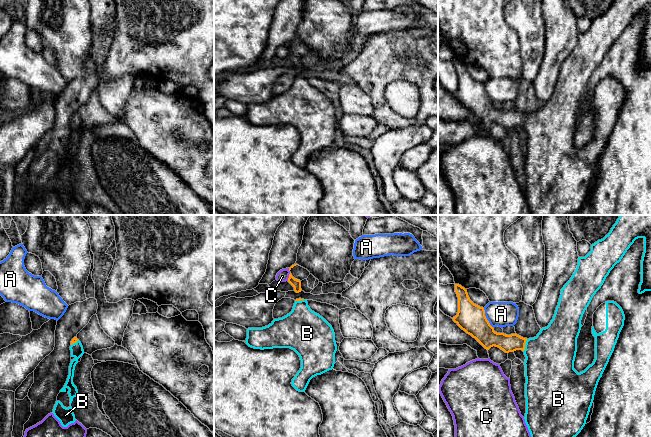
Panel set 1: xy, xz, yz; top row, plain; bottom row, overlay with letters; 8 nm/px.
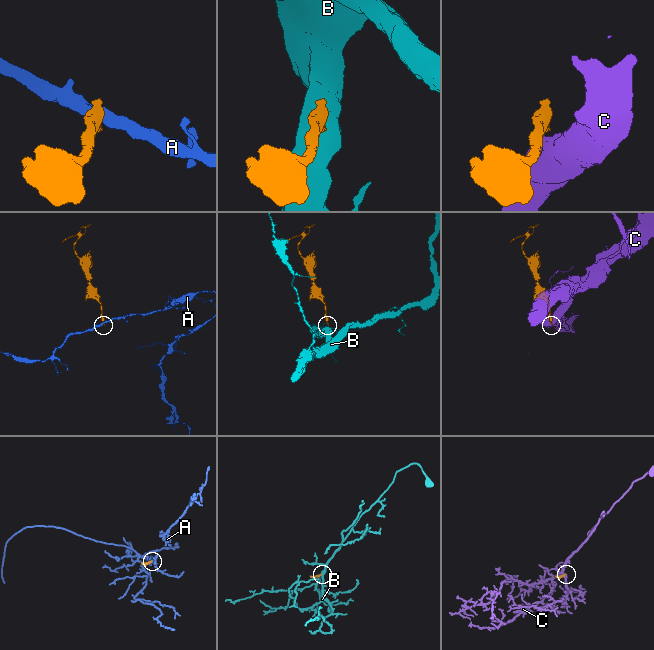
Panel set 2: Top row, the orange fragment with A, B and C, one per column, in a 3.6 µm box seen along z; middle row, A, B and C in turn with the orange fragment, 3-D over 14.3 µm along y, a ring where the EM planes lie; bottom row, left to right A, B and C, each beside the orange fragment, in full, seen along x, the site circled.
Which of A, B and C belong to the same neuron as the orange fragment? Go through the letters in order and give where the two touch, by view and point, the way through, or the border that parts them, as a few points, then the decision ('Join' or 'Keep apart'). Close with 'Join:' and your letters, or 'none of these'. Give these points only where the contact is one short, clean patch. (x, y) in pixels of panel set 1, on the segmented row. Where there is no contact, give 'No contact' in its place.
A: Touches orange at yz (486, 318). Boundary: yz (483, 308), (484, 315), (492, 327). Keep apart
B: Touches orange at yz (524, 345). Path across: yz (508, 343), (524, 345), (550, 356). Join
C: Touches orange at xz (289, 274). Boundary: xz (289, 268), (287, 280). Keep apart
Join: B

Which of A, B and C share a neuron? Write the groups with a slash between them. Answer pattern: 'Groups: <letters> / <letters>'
Groups: A / B / C

